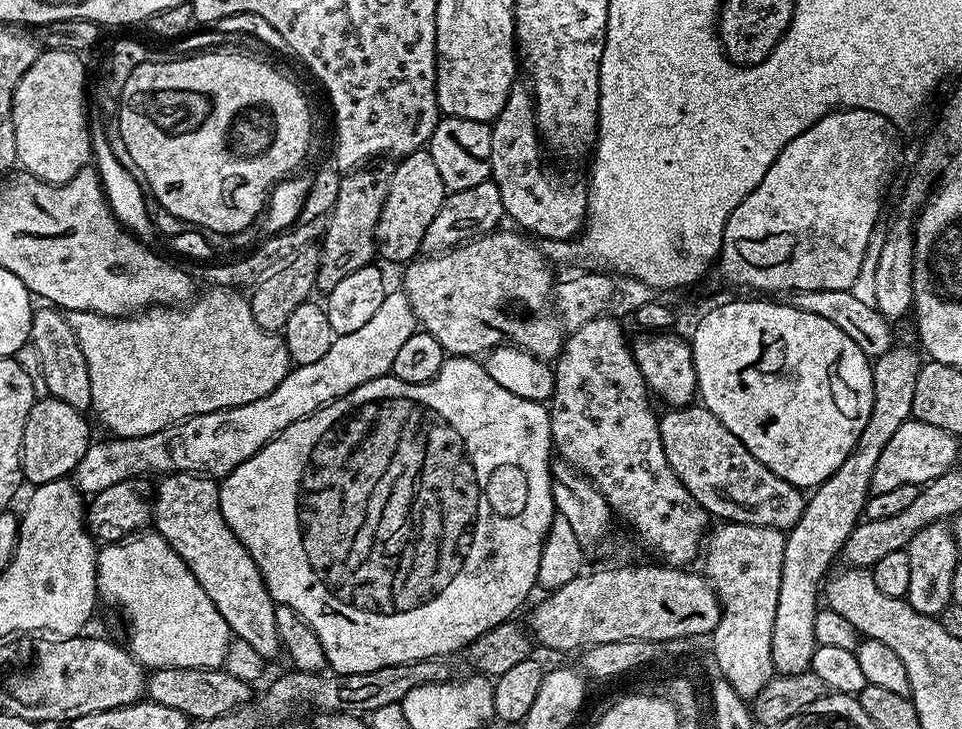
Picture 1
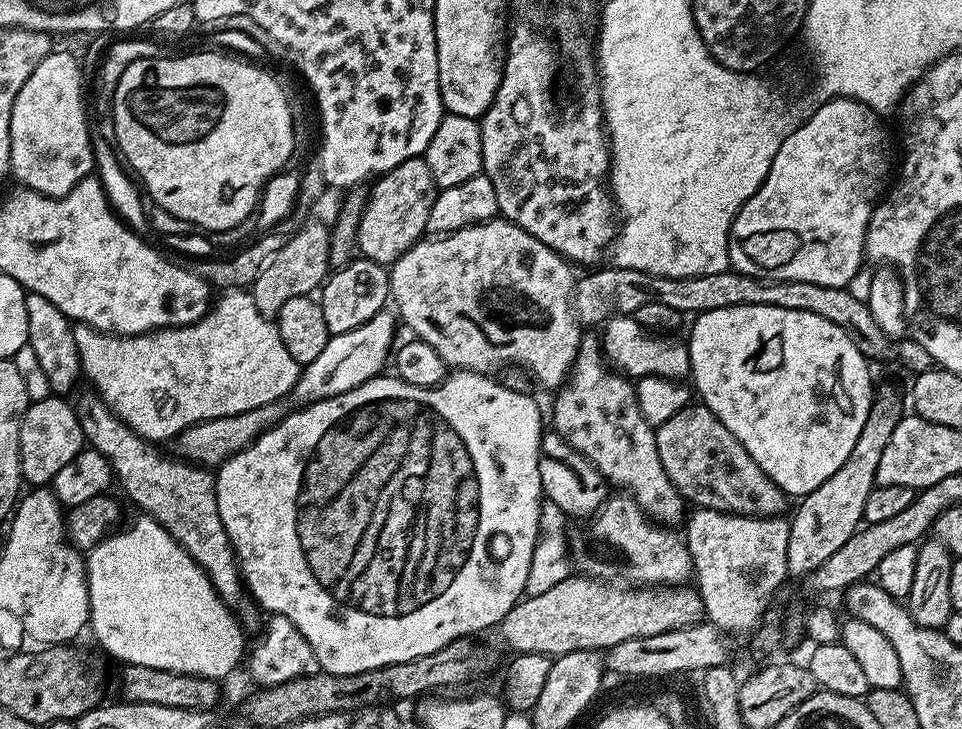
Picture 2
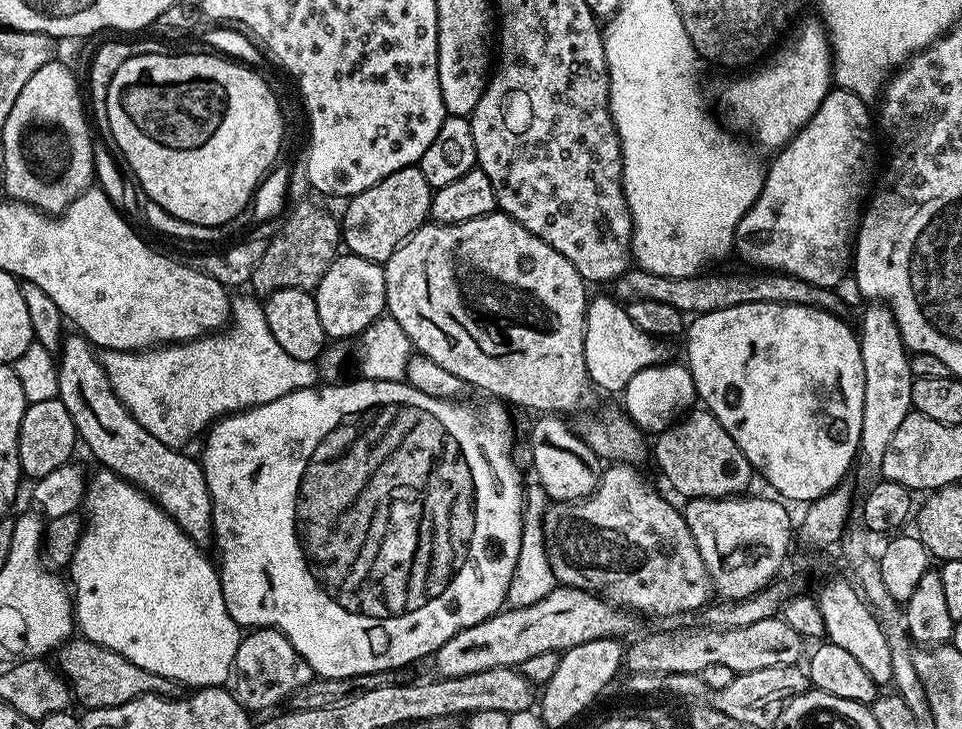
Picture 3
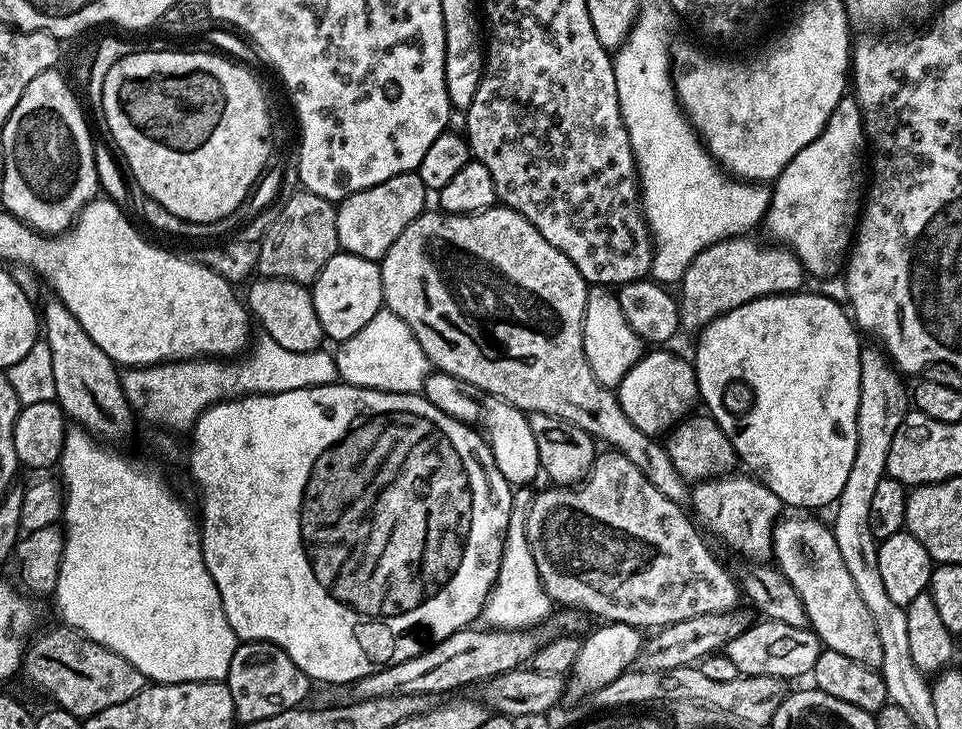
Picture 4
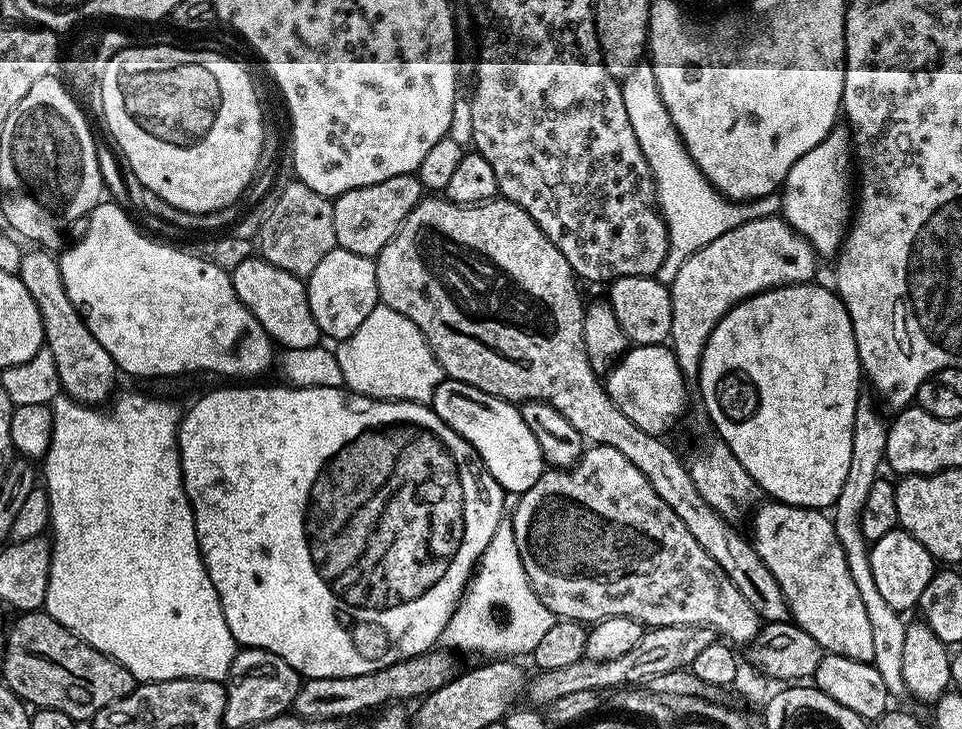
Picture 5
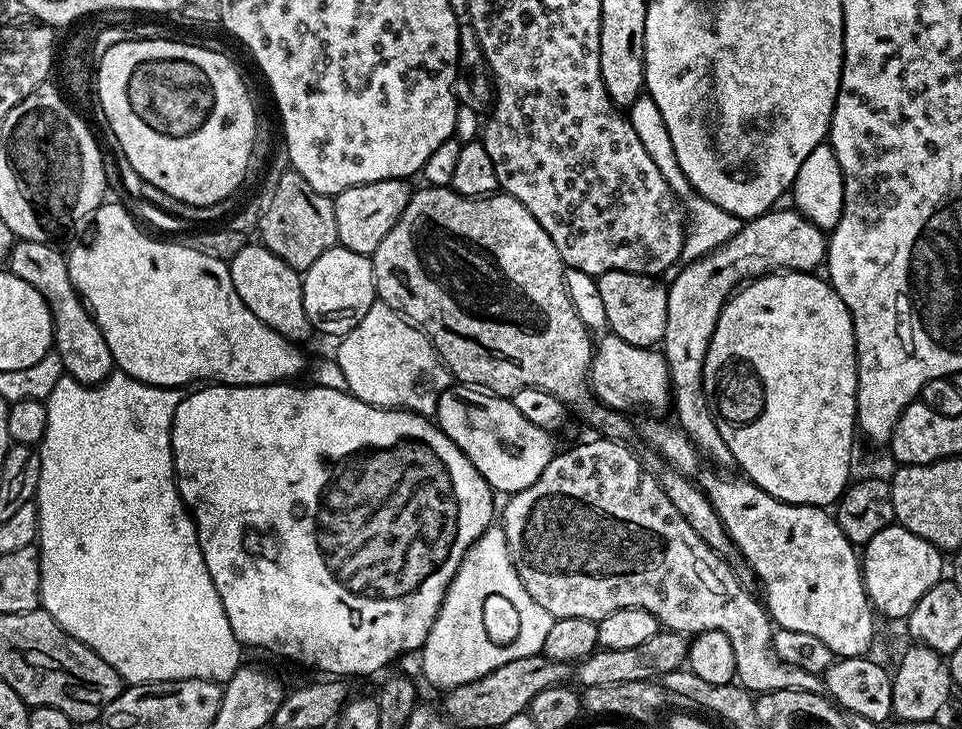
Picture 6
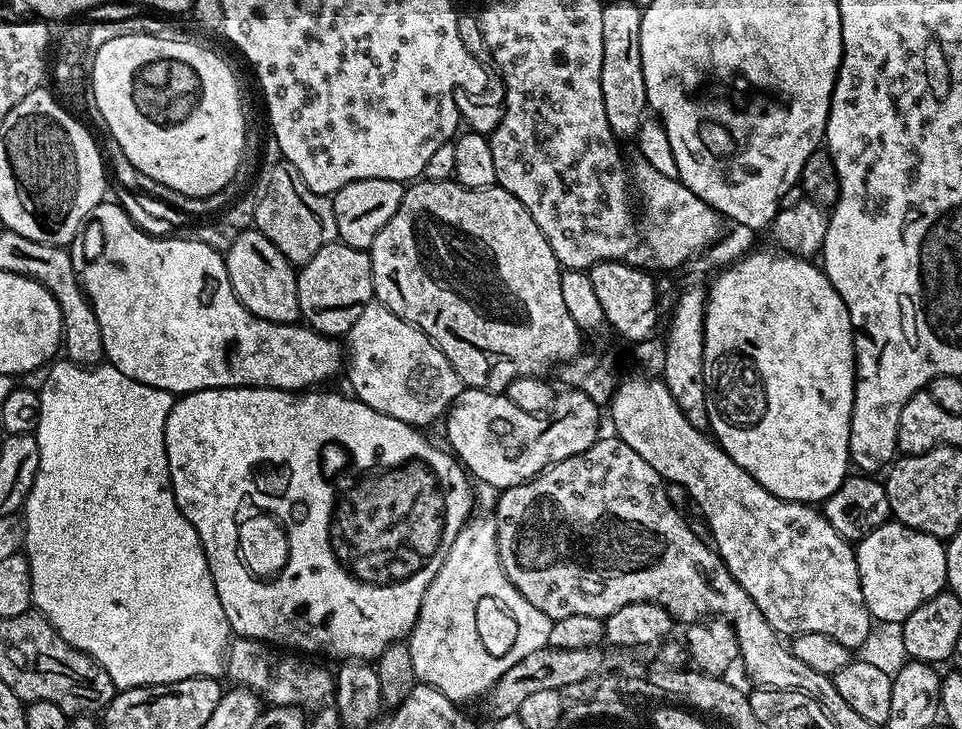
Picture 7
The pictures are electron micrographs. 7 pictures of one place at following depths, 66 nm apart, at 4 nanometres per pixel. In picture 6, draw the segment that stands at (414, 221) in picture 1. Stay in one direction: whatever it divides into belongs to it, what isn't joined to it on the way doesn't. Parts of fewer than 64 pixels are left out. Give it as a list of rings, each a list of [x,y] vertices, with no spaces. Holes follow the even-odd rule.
[[[407,179],[383,180],[350,186],[334,197],[334,222],[338,226],[336,235],[339,247],[349,248],[363,256],[371,256],[378,250],[382,238],[394,230],[394,222],[402,218],[402,210],[410,202],[414,188]]]

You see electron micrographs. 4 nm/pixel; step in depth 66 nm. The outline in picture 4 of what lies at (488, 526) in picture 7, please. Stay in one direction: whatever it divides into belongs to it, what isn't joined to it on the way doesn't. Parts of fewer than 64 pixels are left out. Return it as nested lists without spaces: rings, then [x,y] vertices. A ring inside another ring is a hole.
[[[513,511],[508,529],[504,535],[504,553],[500,559],[500,569],[488,601],[484,604],[482,620],[489,629],[510,628],[513,630],[528,630],[538,622],[544,622],[549,616],[544,612],[544,587],[540,581],[538,568],[534,566],[534,556],[530,554],[530,544],[526,534],[527,511]]]

